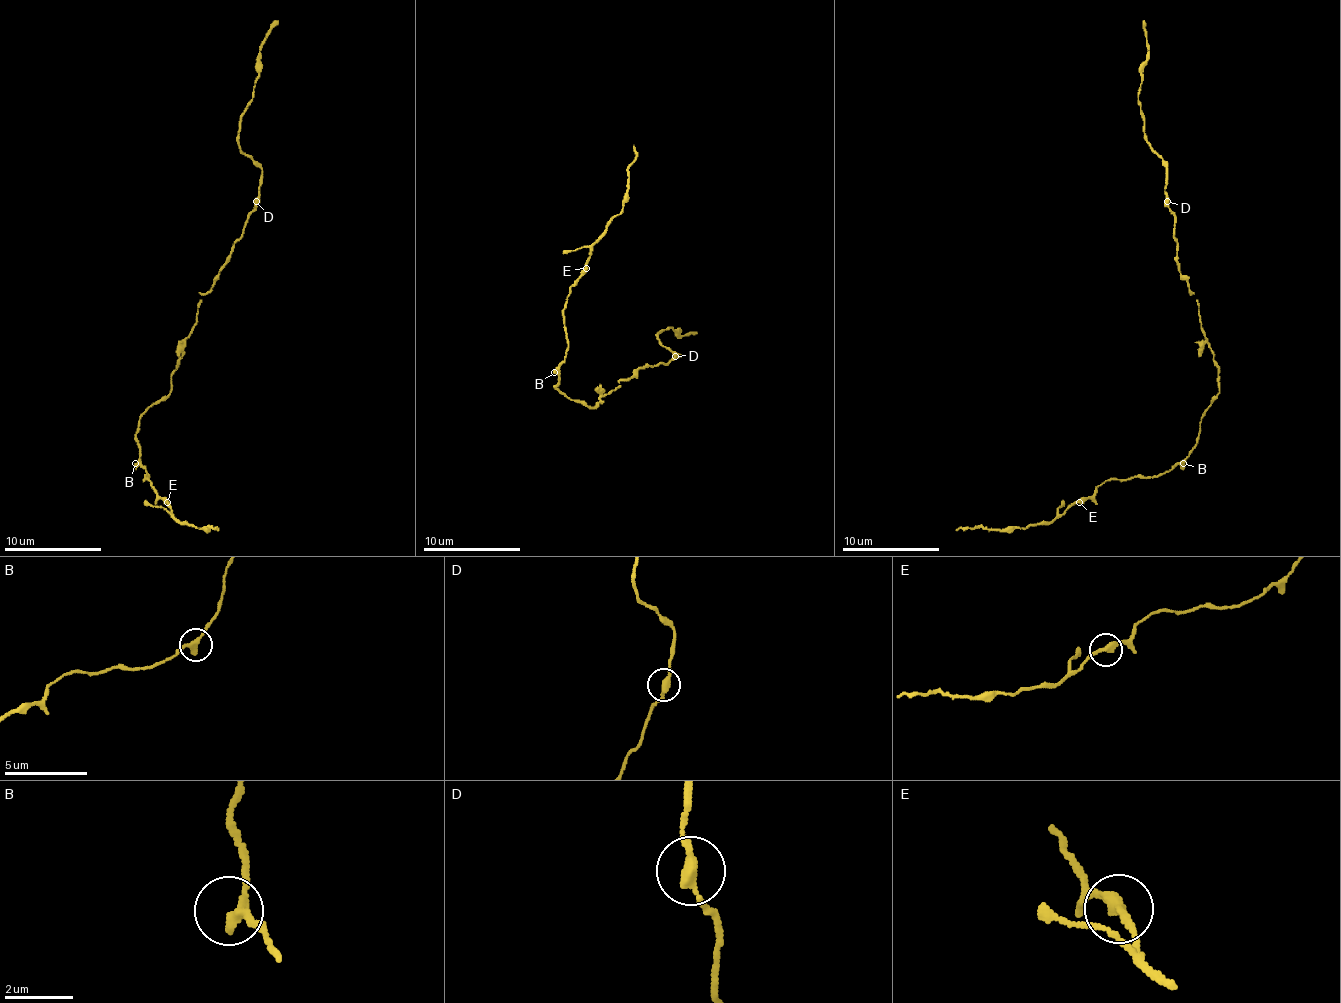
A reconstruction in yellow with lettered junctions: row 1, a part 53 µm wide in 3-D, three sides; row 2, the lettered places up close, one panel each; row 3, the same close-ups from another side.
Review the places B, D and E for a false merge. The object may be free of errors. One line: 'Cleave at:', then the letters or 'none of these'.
Cleave at: none of these

